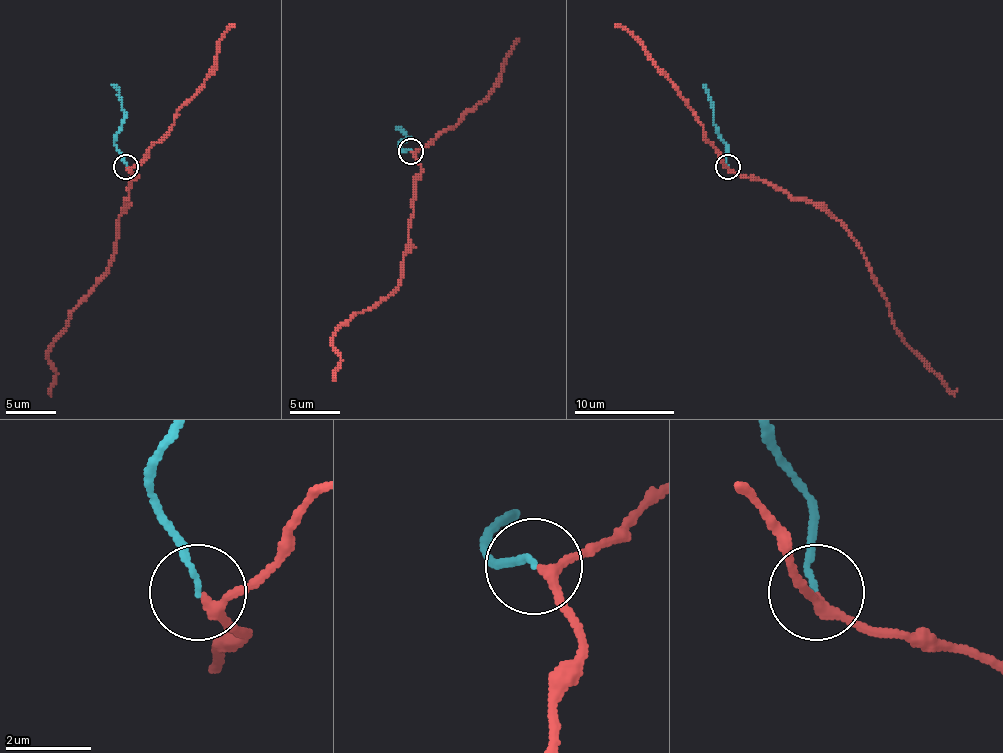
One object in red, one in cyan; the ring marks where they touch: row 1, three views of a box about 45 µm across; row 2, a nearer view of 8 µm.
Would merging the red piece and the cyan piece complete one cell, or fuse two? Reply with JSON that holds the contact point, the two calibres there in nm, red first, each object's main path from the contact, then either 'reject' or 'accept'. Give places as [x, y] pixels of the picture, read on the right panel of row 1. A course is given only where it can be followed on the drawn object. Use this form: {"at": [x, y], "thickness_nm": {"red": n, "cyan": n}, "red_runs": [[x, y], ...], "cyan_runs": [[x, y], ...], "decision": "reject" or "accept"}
{"at": [728, 167], "thickness_nm": {"red": 200, "cyan": 130}, "red_runs": [[728, 167], [743, 177], [766, 180], [794, 198], [821, 203], [859, 248], [897, 333], [952, 391], [957, 389]], "cyan_runs": [[728, 167], [723, 142], [713, 125], [711, 97], [703, 84]], "decision": "accept"}

